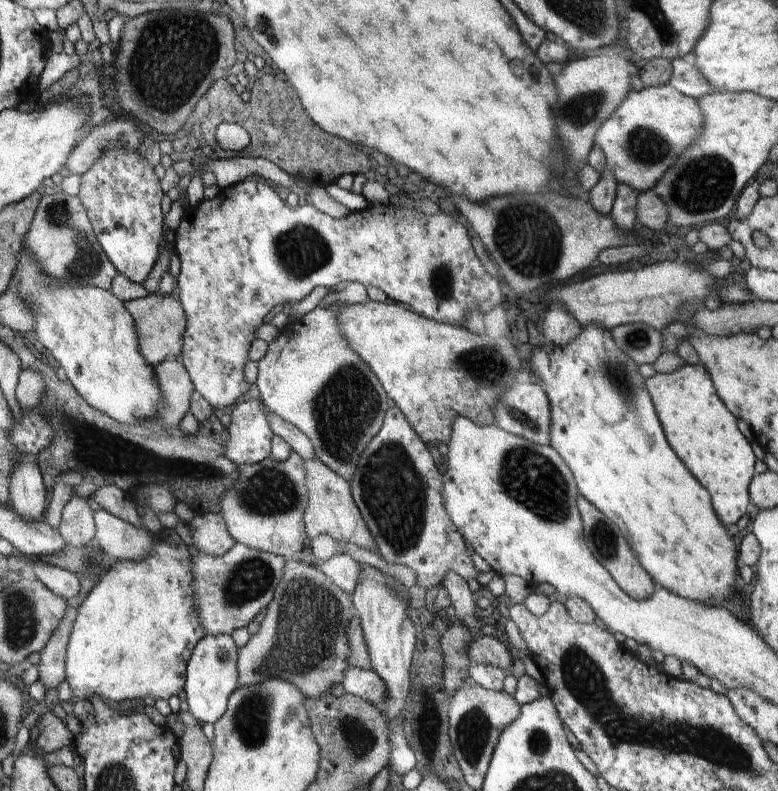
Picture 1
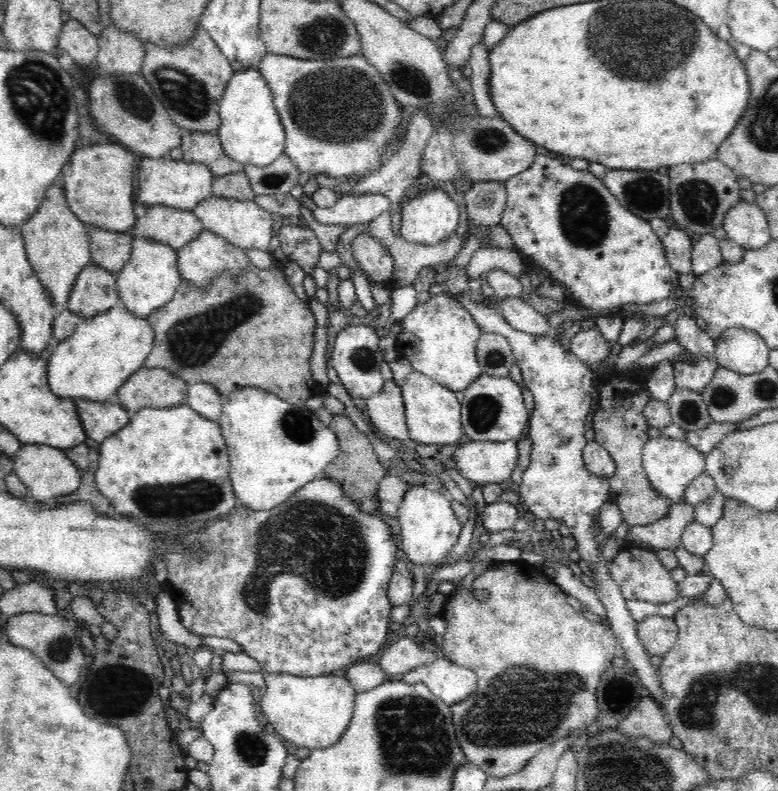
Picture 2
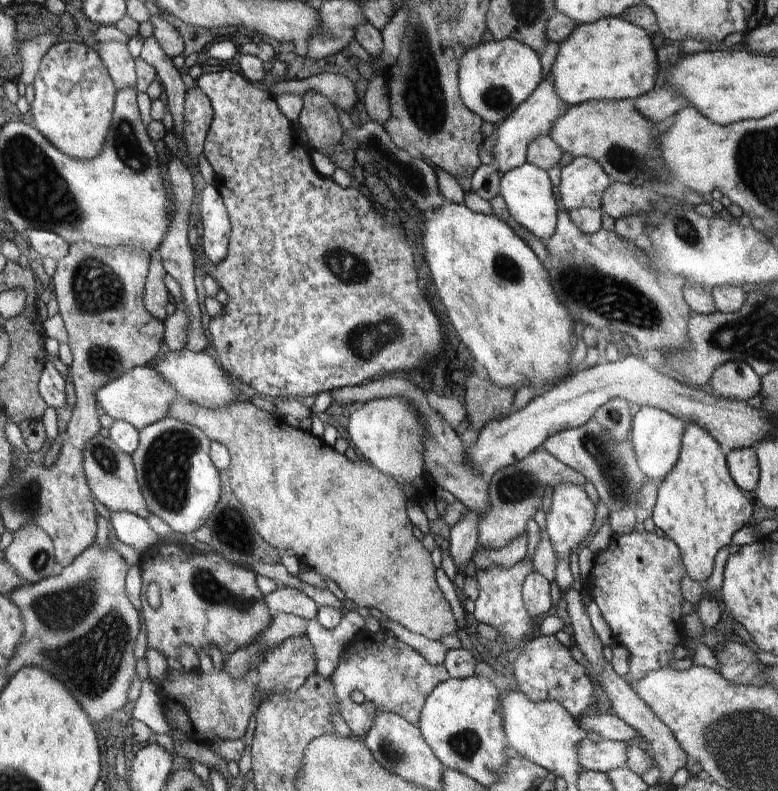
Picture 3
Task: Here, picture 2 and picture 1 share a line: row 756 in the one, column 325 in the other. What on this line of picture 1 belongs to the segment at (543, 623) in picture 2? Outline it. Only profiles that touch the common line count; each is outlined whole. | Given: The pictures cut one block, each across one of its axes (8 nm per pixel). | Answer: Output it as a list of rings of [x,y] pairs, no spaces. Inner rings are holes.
[[[320,459],[303,460],[309,494],[303,516],[307,538],[313,539],[320,533],[326,533],[339,543],[350,543],[355,547],[378,553],[370,529],[366,526],[359,508],[351,495],[351,486],[338,473],[332,472]]]

